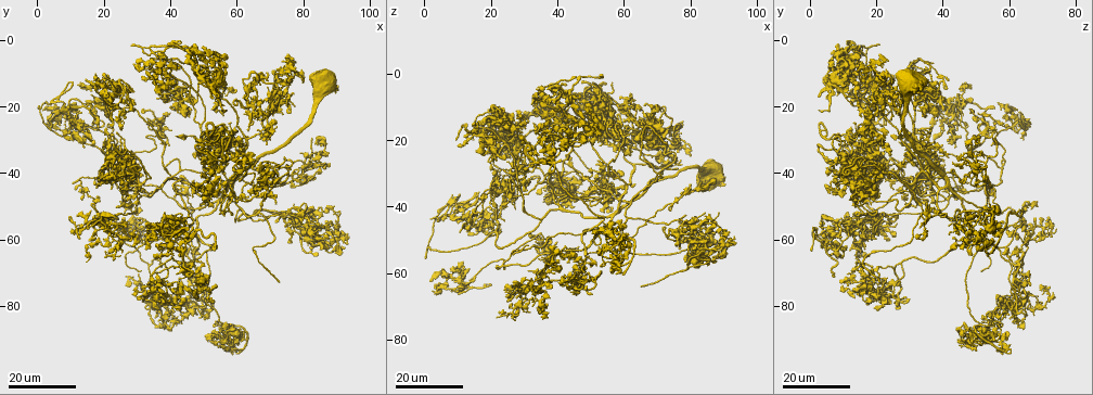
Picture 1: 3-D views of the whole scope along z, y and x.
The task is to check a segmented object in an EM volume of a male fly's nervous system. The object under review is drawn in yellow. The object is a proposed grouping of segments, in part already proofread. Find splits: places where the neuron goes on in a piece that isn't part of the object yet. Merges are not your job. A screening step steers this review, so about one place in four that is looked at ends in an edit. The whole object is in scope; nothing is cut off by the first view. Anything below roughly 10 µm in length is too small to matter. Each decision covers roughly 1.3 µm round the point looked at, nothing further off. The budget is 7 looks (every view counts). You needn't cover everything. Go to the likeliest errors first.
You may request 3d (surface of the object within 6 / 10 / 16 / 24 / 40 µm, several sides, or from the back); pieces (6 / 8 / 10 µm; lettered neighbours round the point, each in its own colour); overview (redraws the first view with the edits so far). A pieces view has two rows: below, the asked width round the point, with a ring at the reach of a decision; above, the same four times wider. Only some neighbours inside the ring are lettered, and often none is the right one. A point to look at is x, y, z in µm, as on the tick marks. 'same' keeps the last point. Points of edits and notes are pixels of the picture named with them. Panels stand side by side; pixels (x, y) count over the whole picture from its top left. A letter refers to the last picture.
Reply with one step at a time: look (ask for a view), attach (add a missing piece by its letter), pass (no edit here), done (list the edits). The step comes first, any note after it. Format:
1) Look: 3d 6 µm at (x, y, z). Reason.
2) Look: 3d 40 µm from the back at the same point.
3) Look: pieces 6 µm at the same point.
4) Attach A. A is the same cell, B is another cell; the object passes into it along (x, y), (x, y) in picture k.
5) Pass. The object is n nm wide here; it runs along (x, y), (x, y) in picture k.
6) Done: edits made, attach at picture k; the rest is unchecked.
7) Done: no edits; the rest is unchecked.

Look: 3d 24 µm at (83.0, 30.0, 55.0). An open end.

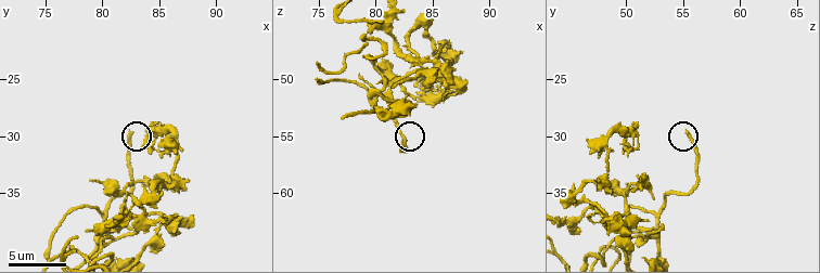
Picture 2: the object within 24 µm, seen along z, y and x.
Look: pieces 10 µm at (82.6, 29.6, 55.2).

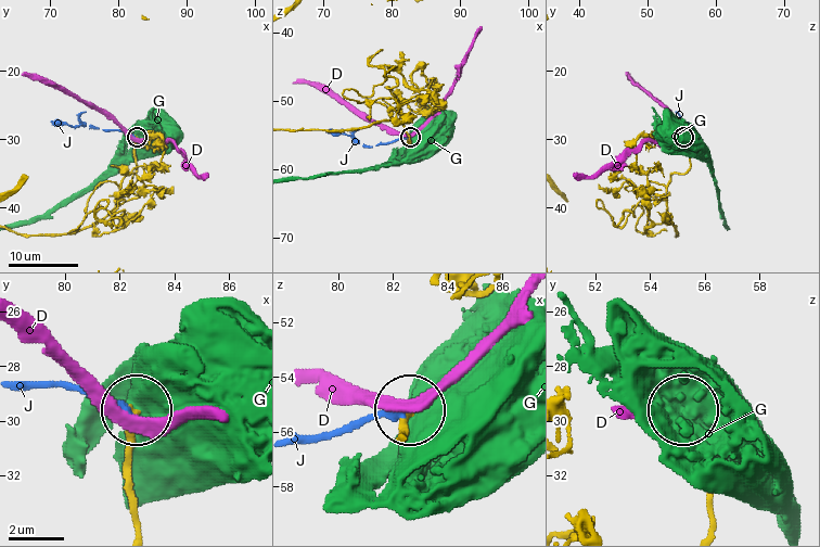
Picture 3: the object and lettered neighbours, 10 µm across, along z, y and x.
Pass. D, G and J are other cells; it runs along (137, 528), (137, 411) in picture 3; none of them fits.

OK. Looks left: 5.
Look: 3d 24 µm at (54.5, 16.5, 3.0). Free end.

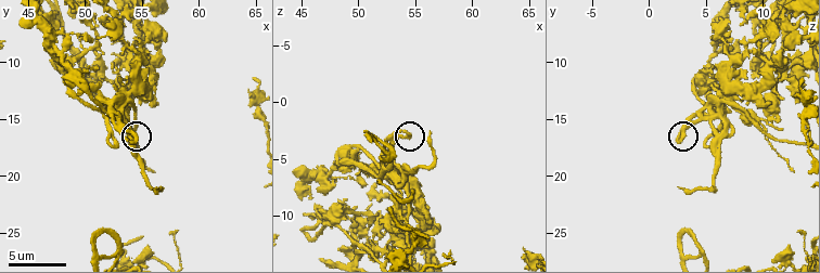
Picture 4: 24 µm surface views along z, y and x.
Look: pieces 6 µm at (54.4, 16.8, 2.6).

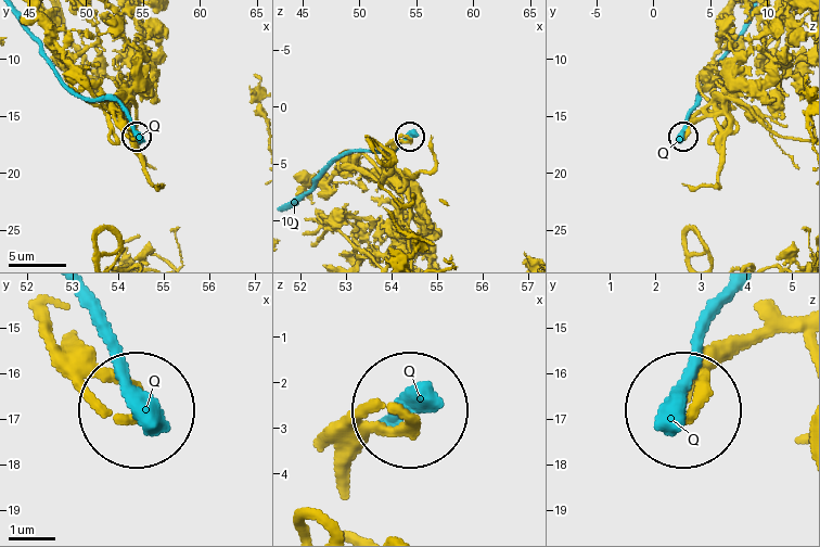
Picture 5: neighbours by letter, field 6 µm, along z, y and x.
Pass. Q is another cell; it runs along (357, 455), (411, 423) in picture 5; no lettered piece goes on from it.

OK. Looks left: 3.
Look: 3d 16 µm at (1.5, 20.5, 62.0). An open end.

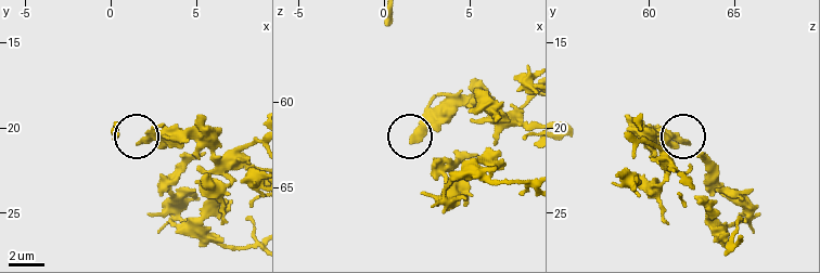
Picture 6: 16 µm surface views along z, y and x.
Look: pieces 8 µm at (1.7, 20.8, 62.2). What lies round it.

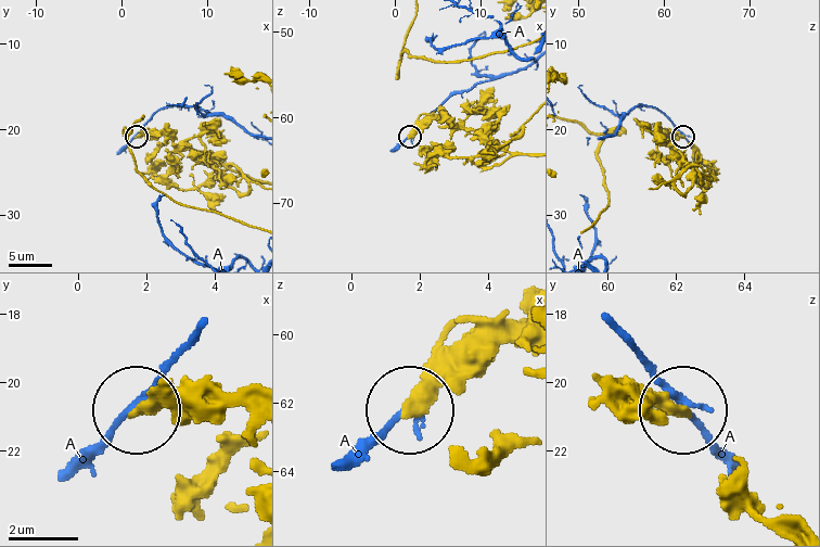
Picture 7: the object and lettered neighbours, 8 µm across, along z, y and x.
Pass. The object is 300 nm wide here; A is another cell; it runs along (622, 403), (680, 409) in picture 7; no lettered piece goes on from it.

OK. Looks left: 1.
Done: no edits; the rest is unchecked.

